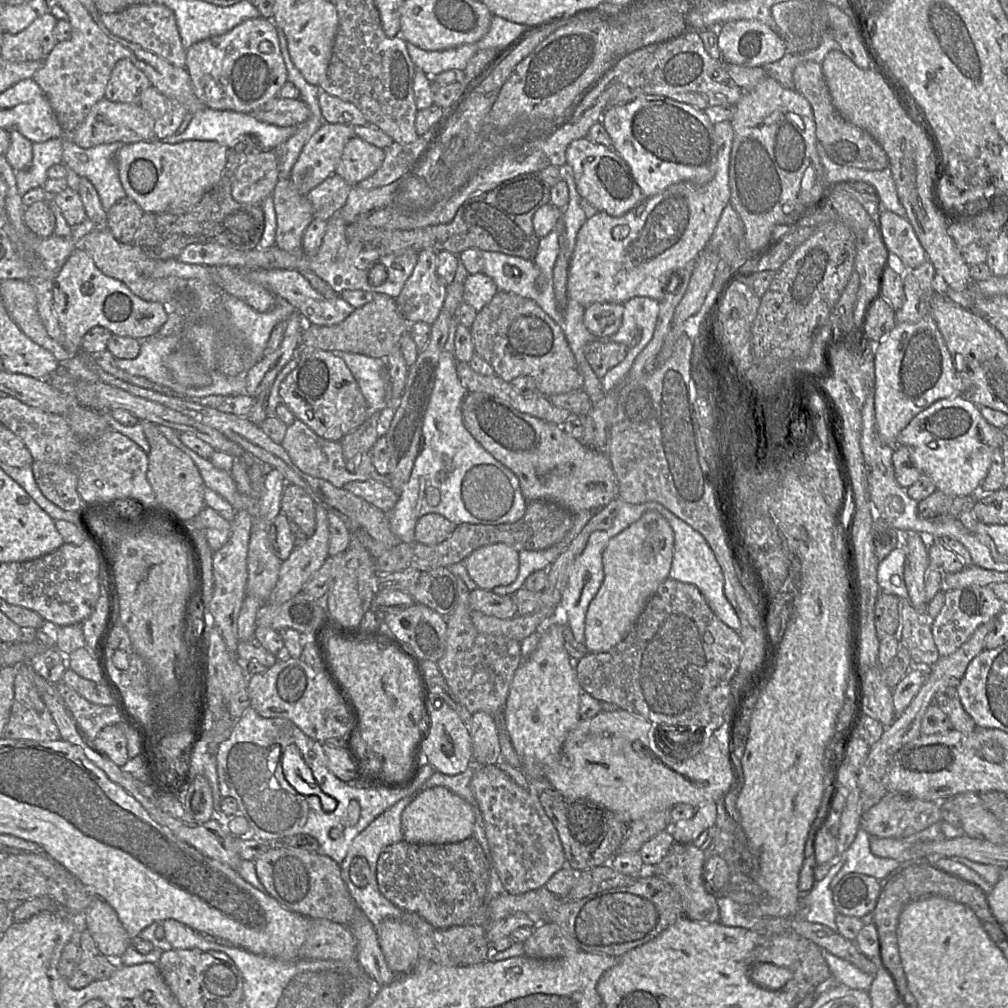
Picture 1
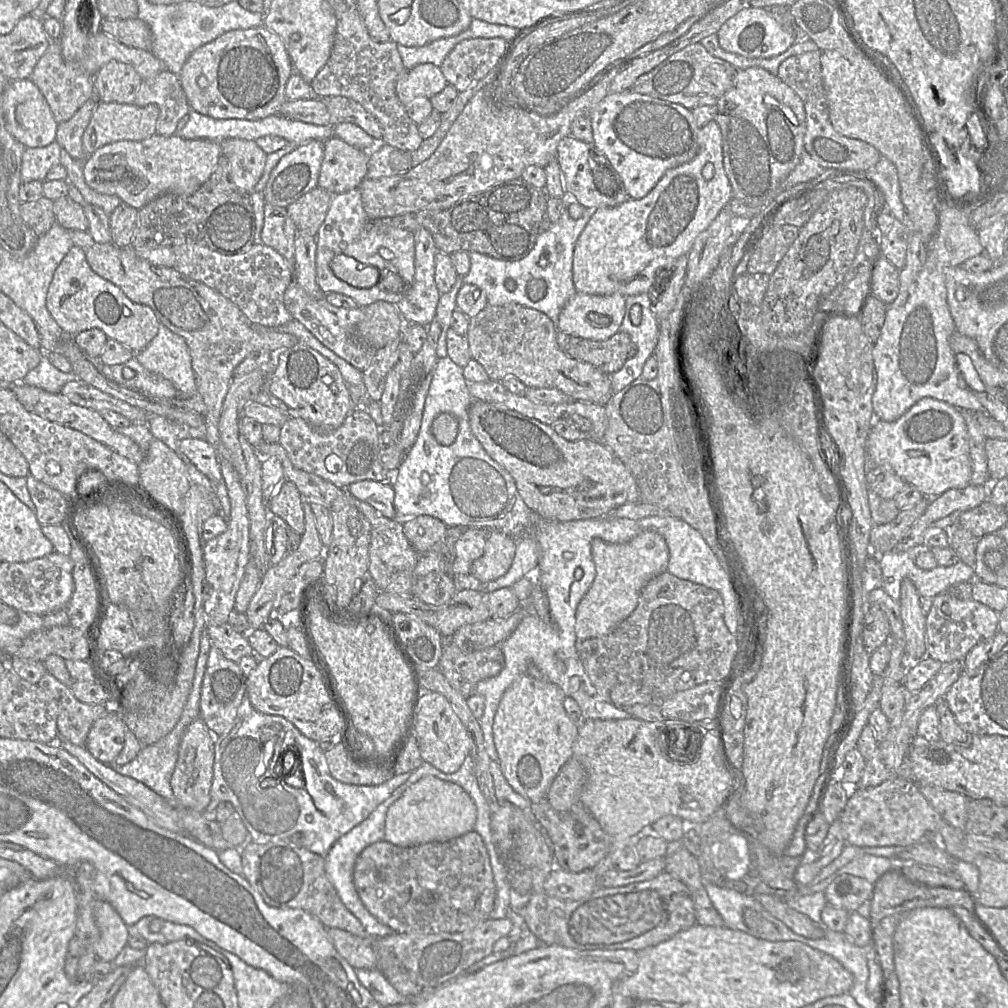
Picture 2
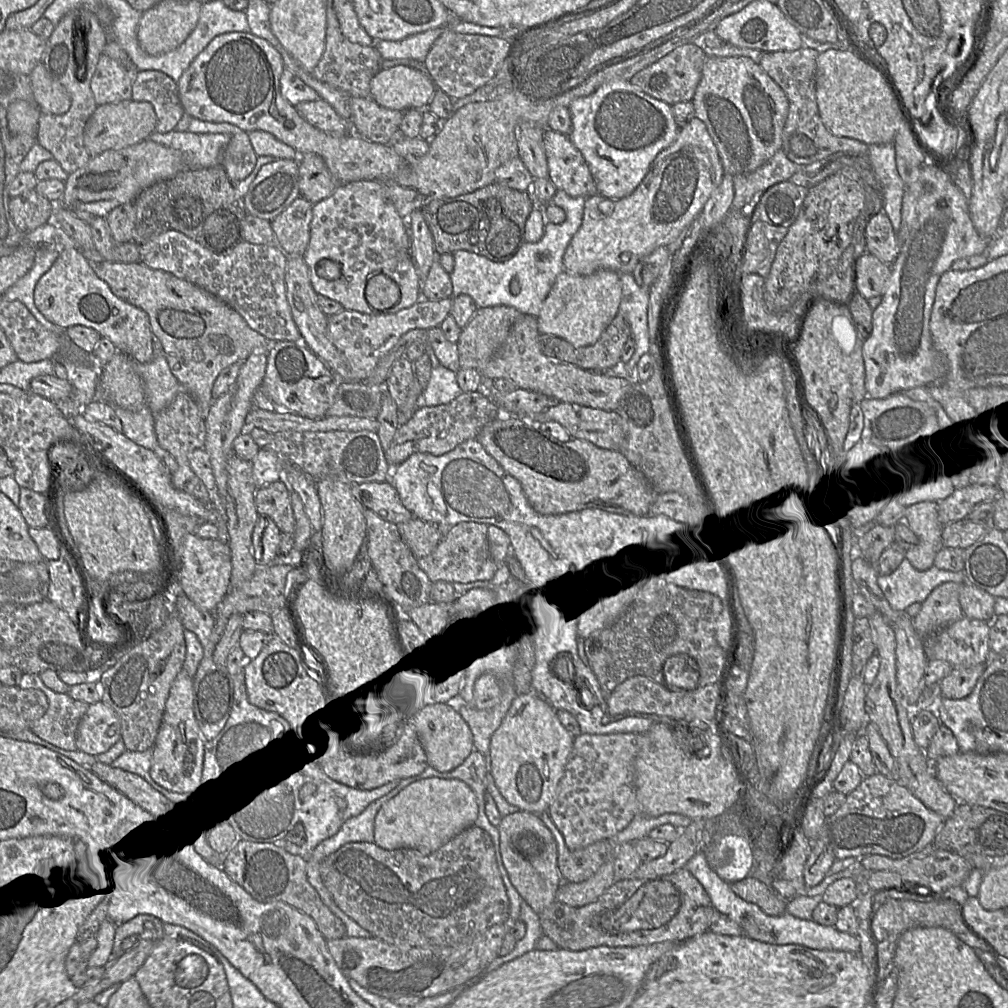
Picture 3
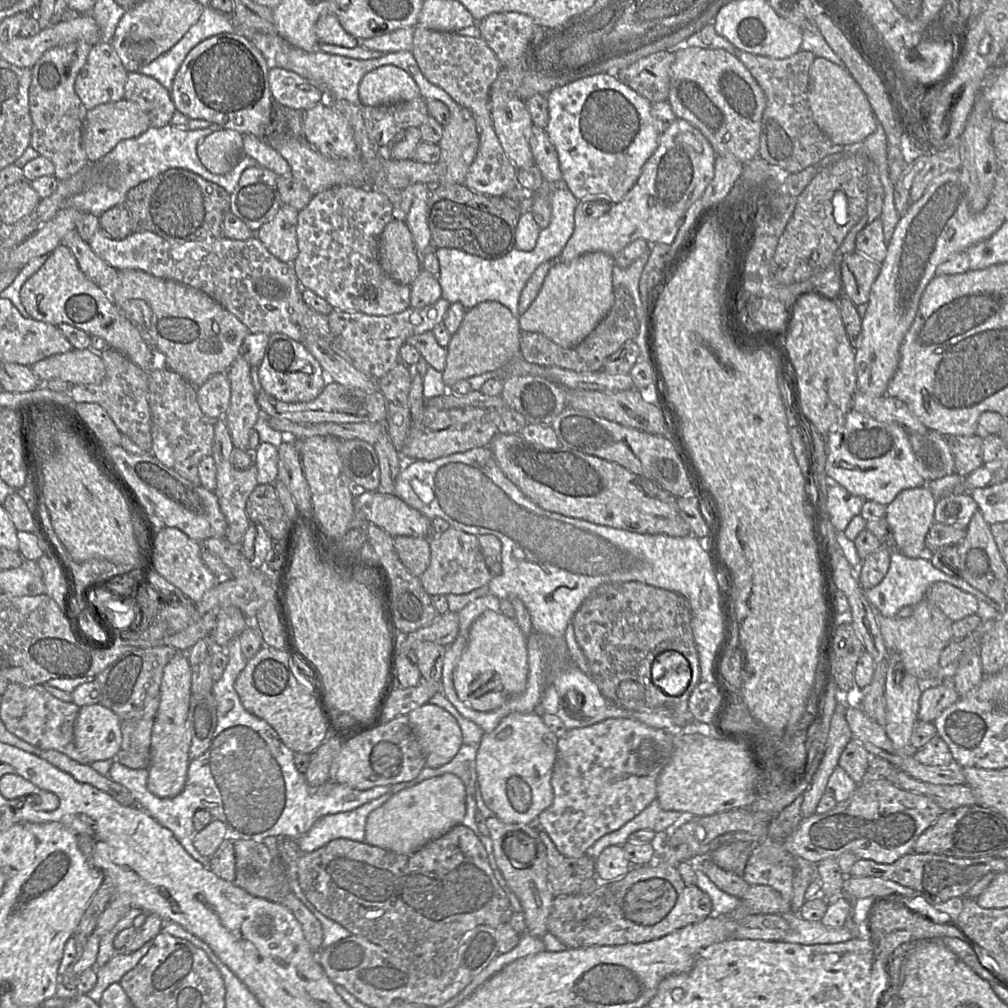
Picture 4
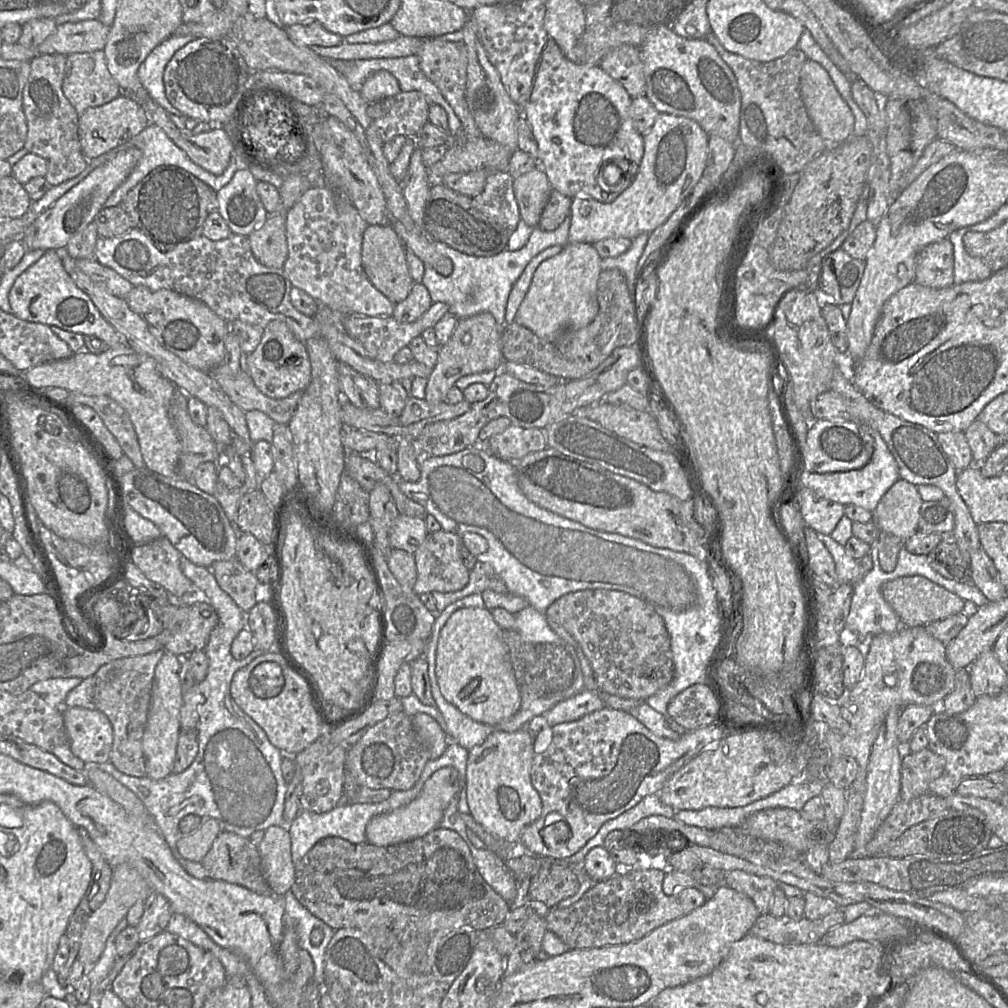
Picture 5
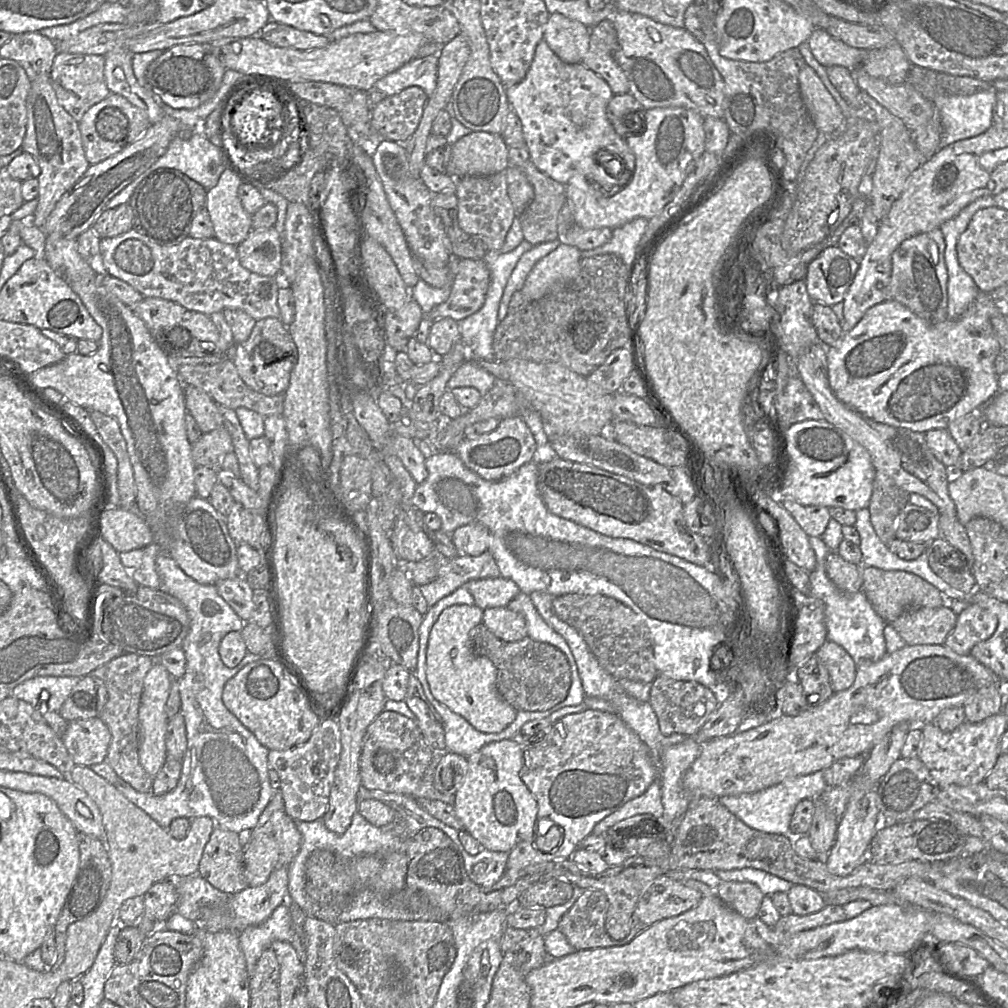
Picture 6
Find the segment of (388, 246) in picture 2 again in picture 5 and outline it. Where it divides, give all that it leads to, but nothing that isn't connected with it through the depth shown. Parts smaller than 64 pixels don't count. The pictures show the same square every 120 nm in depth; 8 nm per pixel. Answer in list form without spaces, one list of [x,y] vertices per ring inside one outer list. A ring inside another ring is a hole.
[[[326,184],[314,185],[285,213],[285,218],[288,255],[282,269],[294,287],[305,291],[337,315],[392,316],[396,304],[370,282],[362,267],[363,234],[369,224],[341,192]]]

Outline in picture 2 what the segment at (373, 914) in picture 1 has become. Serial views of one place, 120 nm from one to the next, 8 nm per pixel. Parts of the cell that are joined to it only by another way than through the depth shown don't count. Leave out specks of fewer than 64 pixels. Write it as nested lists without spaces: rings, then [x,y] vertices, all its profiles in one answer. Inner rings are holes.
[[[408,780],[398,787],[389,798],[378,805],[368,818],[340,837],[325,857],[325,871],[329,880],[334,885],[343,904],[361,922],[370,936],[384,937],[395,932],[390,927],[375,918],[363,905],[353,883],[354,866],[358,856],[367,846],[384,840],[387,811],[390,806],[404,794],[405,784],[407,782]]]

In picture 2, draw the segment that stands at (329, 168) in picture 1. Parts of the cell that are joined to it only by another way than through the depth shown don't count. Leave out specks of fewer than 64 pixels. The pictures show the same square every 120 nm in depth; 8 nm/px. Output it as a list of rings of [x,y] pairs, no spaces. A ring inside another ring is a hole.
[[[317,140],[298,145],[293,151],[283,156],[271,171],[262,190],[265,202],[273,206],[286,208],[307,192],[313,190],[318,183],[323,156],[324,141]]]

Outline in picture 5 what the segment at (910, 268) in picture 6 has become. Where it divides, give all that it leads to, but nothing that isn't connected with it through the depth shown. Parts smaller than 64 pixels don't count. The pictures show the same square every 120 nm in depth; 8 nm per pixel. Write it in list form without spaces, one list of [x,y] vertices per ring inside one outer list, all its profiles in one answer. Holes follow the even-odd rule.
[[[948,239],[926,246],[918,255],[914,283],[942,289],[953,285],[954,261]]]

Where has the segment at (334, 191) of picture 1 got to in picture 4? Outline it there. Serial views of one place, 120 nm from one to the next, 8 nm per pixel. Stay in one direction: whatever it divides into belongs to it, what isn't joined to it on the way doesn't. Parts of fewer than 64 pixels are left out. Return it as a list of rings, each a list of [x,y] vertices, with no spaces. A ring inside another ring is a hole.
[[[283,204],[276,215],[260,227],[255,234],[273,256],[289,264],[293,263],[299,252],[296,236],[298,212],[292,206]]]

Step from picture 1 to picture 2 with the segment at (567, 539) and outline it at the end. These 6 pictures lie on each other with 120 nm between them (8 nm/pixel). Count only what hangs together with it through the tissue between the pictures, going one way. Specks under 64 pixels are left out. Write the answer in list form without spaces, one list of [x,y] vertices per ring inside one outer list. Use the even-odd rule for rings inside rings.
[[[524,539],[517,542],[516,554],[510,569],[496,580],[485,584],[490,593],[502,588],[510,588],[525,575],[537,569],[540,548],[535,539]]]

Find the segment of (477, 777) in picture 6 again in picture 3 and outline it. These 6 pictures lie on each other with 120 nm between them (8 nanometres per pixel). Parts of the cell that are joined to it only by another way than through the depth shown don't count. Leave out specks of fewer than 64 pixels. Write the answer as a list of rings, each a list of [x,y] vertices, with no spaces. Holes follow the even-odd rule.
[[[534,691],[514,697],[499,726],[492,732],[487,754],[488,772],[511,805],[534,814],[547,812],[563,774],[574,736],[561,724],[556,710]]]

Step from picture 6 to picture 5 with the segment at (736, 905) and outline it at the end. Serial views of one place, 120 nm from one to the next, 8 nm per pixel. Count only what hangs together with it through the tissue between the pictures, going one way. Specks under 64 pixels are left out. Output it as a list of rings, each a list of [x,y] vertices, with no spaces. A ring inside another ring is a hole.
[[[742,870],[726,873],[723,884],[751,898],[760,915],[769,914],[770,902],[779,885],[770,877],[760,877]]]

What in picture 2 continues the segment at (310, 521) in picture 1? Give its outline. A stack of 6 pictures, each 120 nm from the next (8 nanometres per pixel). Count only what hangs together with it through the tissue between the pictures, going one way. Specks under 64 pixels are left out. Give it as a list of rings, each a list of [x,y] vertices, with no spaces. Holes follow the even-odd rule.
[[[283,481],[267,501],[270,514],[282,518],[288,527],[301,534],[305,529],[303,497],[294,483]]]

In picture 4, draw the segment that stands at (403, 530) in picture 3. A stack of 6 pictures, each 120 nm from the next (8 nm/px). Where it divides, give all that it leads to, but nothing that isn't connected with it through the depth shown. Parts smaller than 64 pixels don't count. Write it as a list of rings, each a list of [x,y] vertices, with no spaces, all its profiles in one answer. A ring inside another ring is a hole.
[[[395,536],[394,548],[404,566],[414,576],[420,577],[431,560],[429,538]]]

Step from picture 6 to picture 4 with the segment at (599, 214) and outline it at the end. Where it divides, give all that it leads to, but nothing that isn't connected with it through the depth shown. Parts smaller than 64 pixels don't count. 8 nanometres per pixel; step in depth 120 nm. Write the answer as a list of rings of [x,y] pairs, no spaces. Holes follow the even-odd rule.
[[[676,118],[660,135],[657,149],[642,167],[641,174],[631,190],[617,203],[610,203],[608,211],[598,218],[585,214],[588,201],[601,199],[601,196],[591,195],[579,200],[574,213],[574,231],[559,256],[559,262],[569,264],[576,258],[590,252],[604,252],[614,256],[628,244],[643,239],[649,244],[655,244],[669,233],[677,222],[685,215],[691,205],[704,193],[714,177],[716,154],[712,145],[702,132],[685,119]]]

